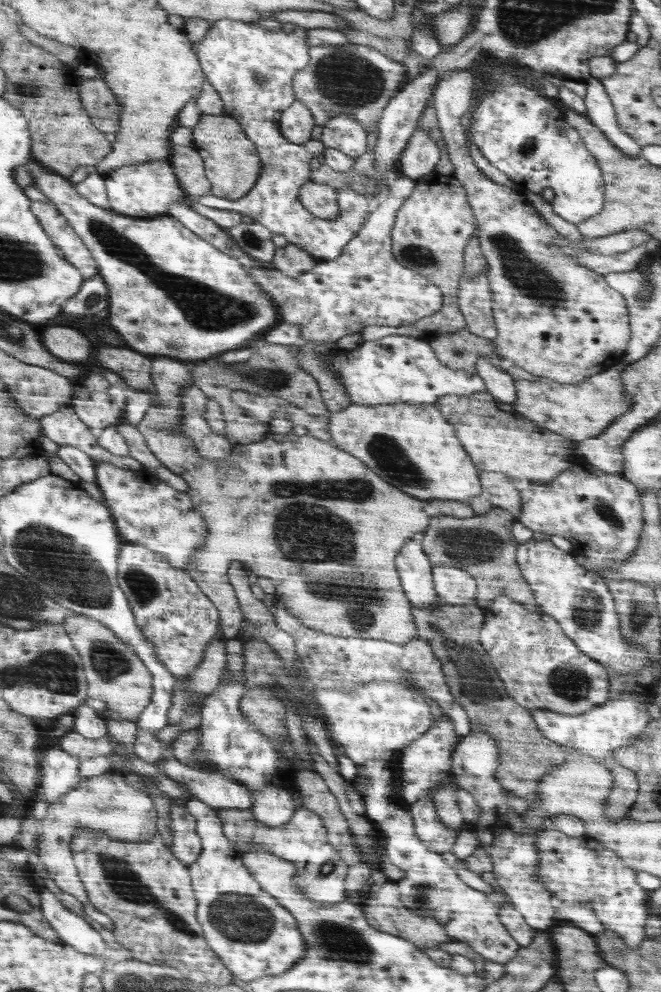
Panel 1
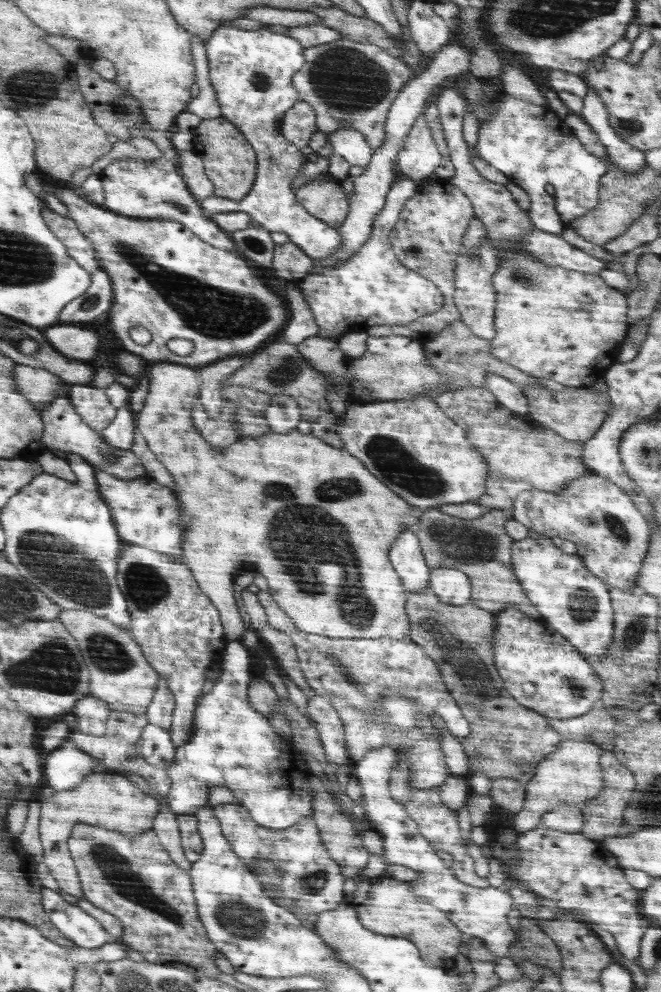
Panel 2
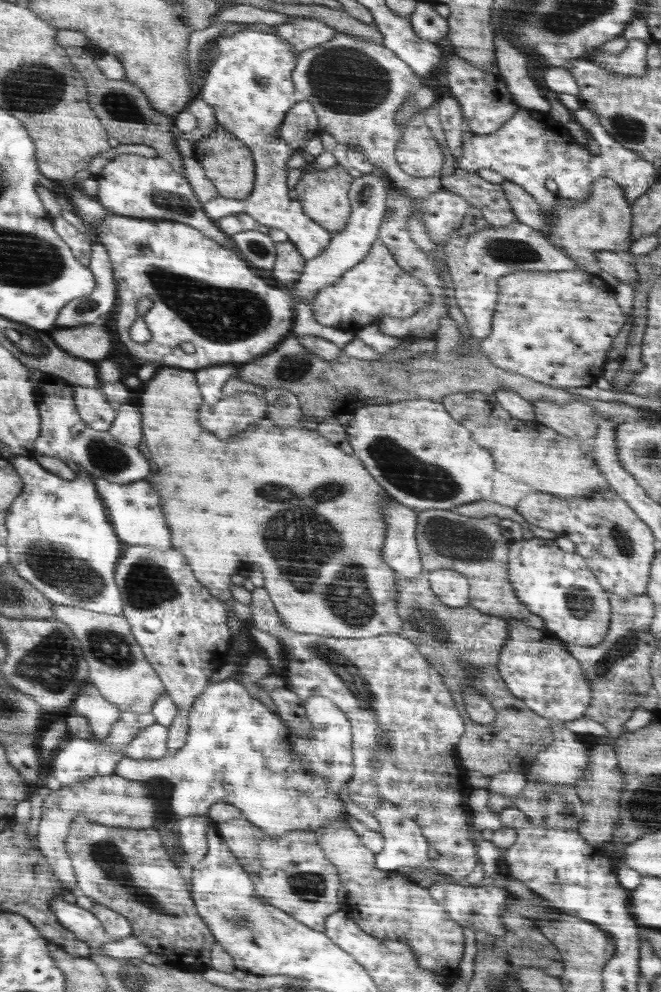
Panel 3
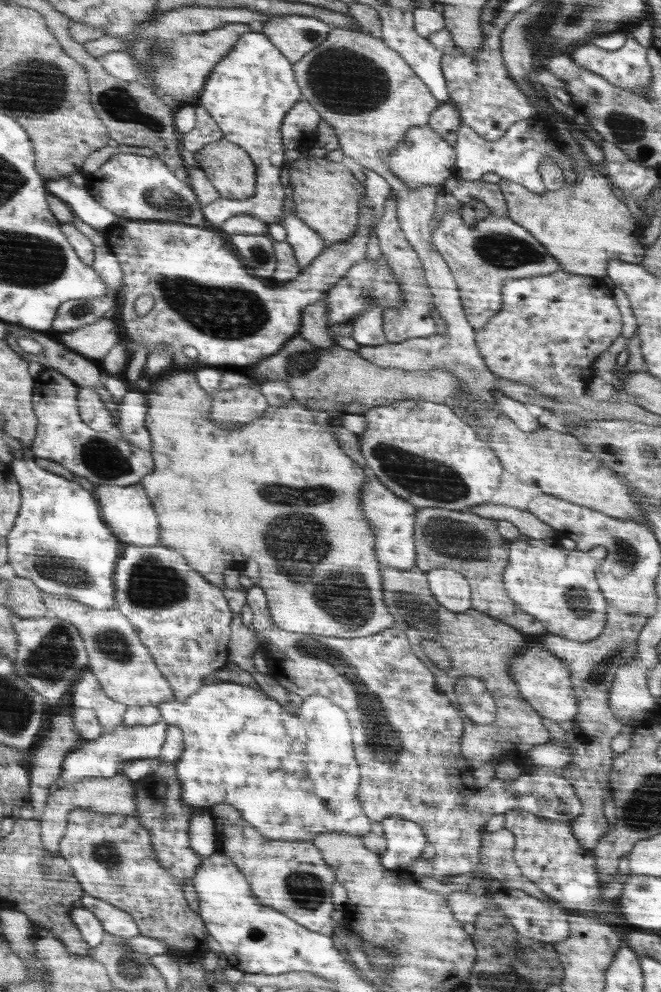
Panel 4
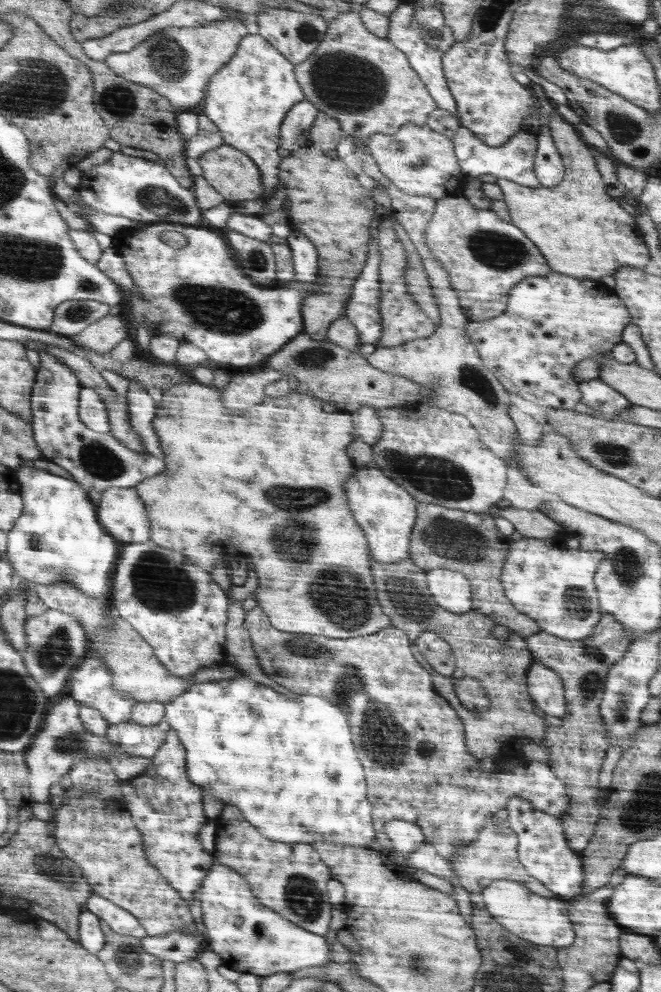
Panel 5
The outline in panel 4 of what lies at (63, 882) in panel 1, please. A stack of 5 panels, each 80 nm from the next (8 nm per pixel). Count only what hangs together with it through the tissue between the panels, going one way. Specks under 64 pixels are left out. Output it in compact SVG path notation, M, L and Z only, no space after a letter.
M112 775L111 777L87 778L73 783L67 783L59 788L52 795L48 796L48 802L43 808L40 817L41 840L45 843L45 848L54 855L60 854L59 843L65 836L69 815L75 808L89 808L103 814L108 818L111 814L123 814L123 816L137 816L137 802L135 801L135 790L137 785L124 775Z

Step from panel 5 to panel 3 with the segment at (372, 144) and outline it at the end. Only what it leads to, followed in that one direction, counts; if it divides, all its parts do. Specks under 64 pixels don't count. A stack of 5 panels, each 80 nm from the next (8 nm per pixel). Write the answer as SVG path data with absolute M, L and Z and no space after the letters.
M422 112L405 126L397 149L400 167L416 179L442 177L444 147L425 123Z

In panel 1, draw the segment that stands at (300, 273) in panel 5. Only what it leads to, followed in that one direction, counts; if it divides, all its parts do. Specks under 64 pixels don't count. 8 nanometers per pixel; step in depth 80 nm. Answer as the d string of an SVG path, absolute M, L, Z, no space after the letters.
M222 19L209 26L208 33L205 38L202 38L202 42L198 42L198 44L193 44L193 51L198 57L198 60L201 63L201 69L204 73L204 78L218 91L220 98L223 102L223 114L236 119L241 123L241 127L244 129L246 136L249 137L251 141L256 145L258 154L261 159L261 170L260 170L260 179L257 181L256 186L252 188L248 192L248 194L244 195L241 199L238 200L228 200L226 198L222 198L219 196L214 196L214 194L208 192L205 195L199 196L196 199L201 202L203 205L206 205L210 208L215 208L218 210L227 210L227 211L236 211L242 213L247 217L248 220L258 221L262 226L268 228L273 232L273 243L276 248L282 248L286 246L288 243L292 243L298 245L300 248L305 249L306 252L309 252L315 259L331 261L337 259L340 256L344 248L348 246L350 242L352 242L353 238L358 234L358 231L364 226L366 222L367 216L374 210L371 202L362 194L358 194L354 192L354 190L350 190L350 188L340 188L337 189L337 203L340 212L338 216L333 219L326 220L322 217L314 216L313 213L309 211L301 202L298 202L298 196L301 196L301 188L305 186L310 178L310 166L308 166L308 162L312 160L316 156L316 154L312 154L312 152L306 152L304 150L304 145L294 144L293 141L288 140L283 133L280 132L279 129L279 120L282 116L282 111L286 110L292 103L297 102L296 92L292 92L293 78L298 72L300 72L304 67L308 66L309 59L312 58L309 55L309 50L311 47L309 46L309 38L306 36L306 28L296 27L295 32L272 32L272 30L264 30L264 28L259 28L258 26L250 26L250 23L245 23L239 20L230 20L230 19Z

